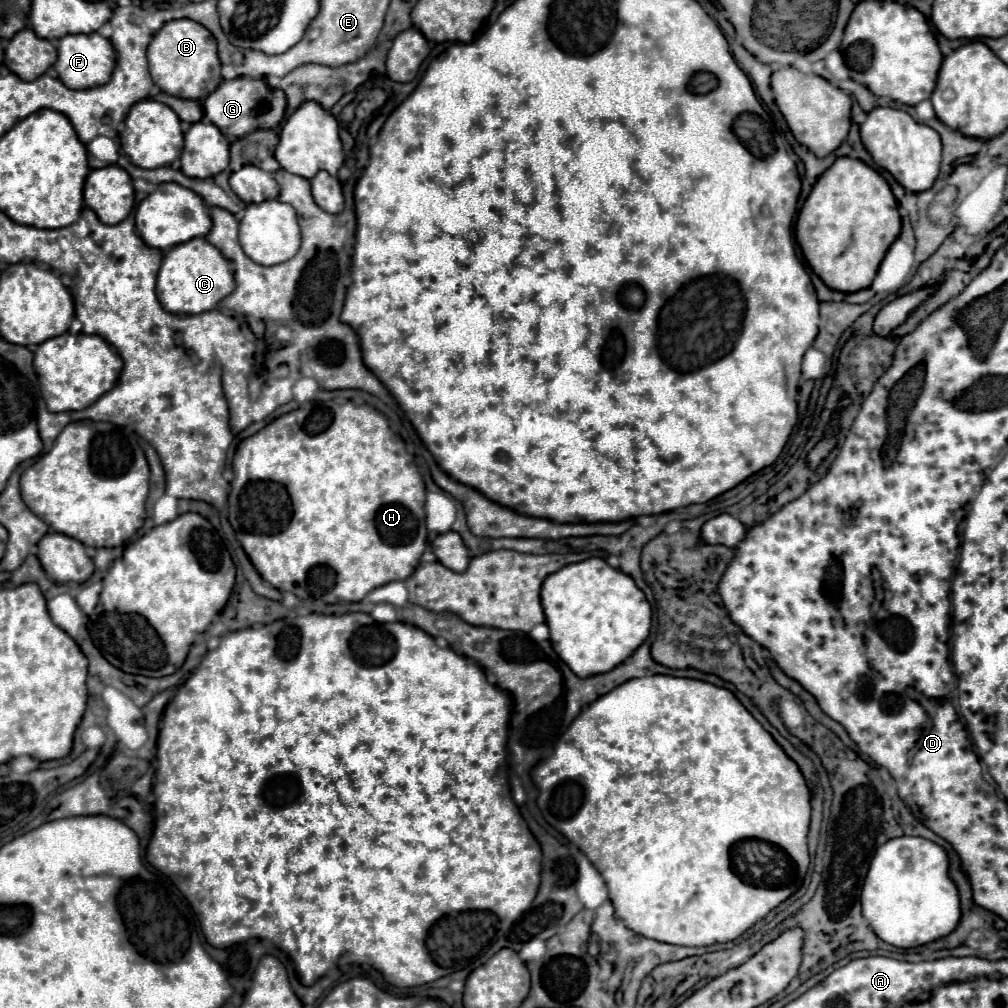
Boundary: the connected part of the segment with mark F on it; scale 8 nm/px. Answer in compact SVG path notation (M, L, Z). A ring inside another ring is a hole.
M94 34L66 35L58 44L58 60L54 64L60 80L68 84L68 88L94 88L96 84L104 84L108 76L112 76L112 68L116 64L116 52L108 38Z

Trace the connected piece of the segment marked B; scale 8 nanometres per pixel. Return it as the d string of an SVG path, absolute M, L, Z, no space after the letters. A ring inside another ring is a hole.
M188 18L170 20L154 34L148 46L148 62L154 84L158 84L162 92L178 98L204 100L222 82L216 38L202 24Z

